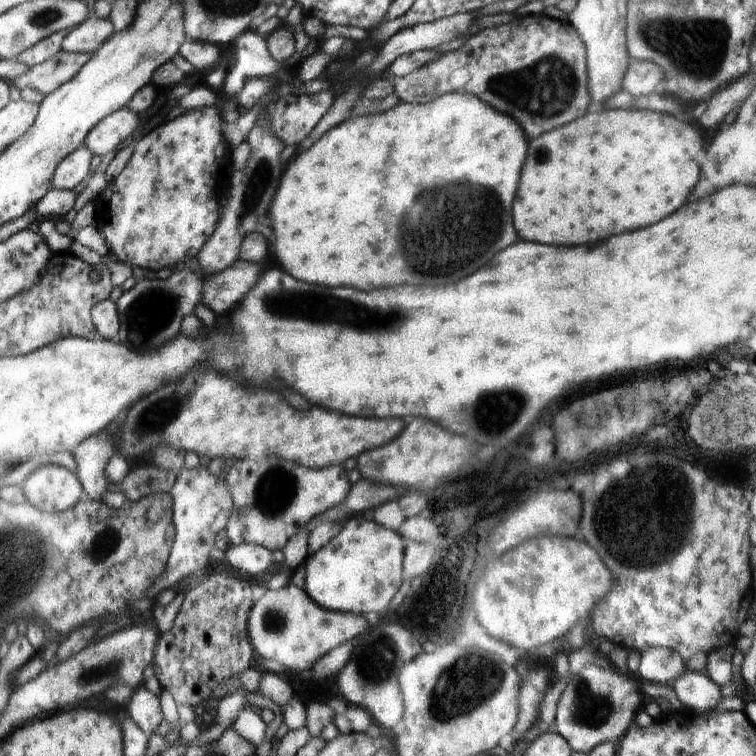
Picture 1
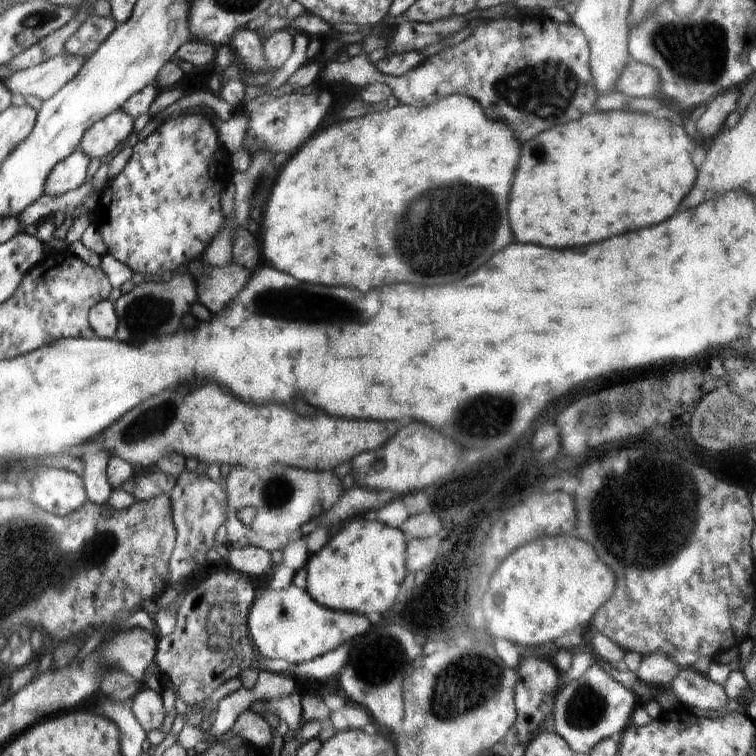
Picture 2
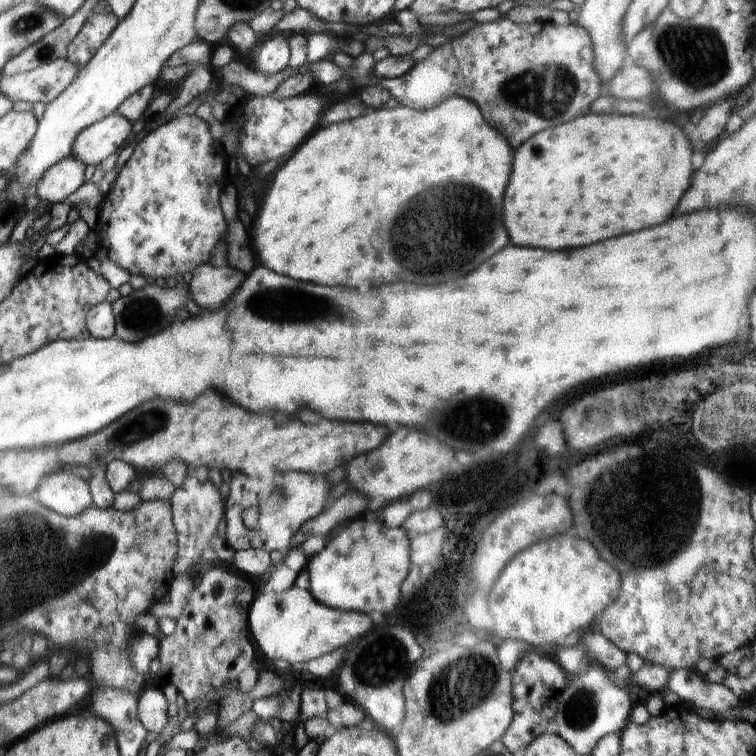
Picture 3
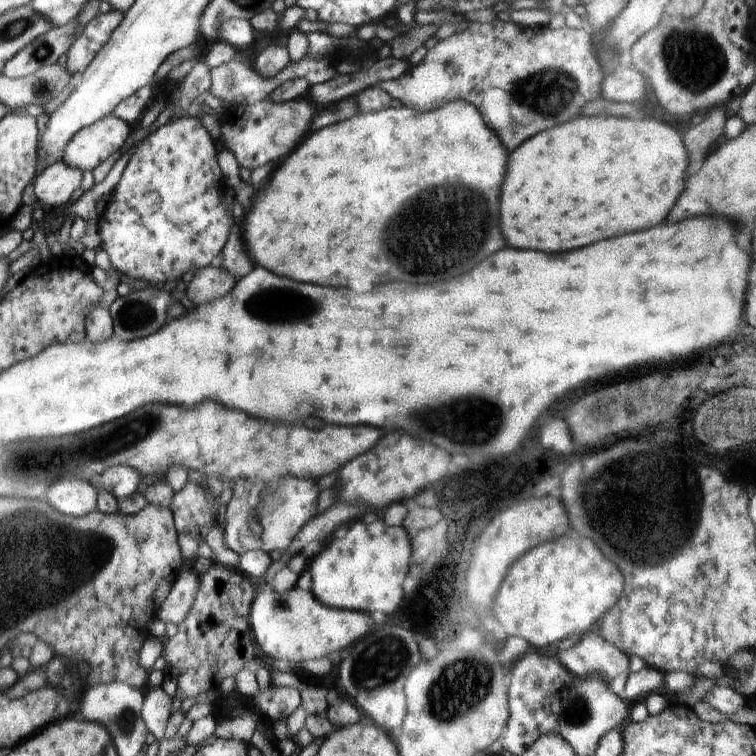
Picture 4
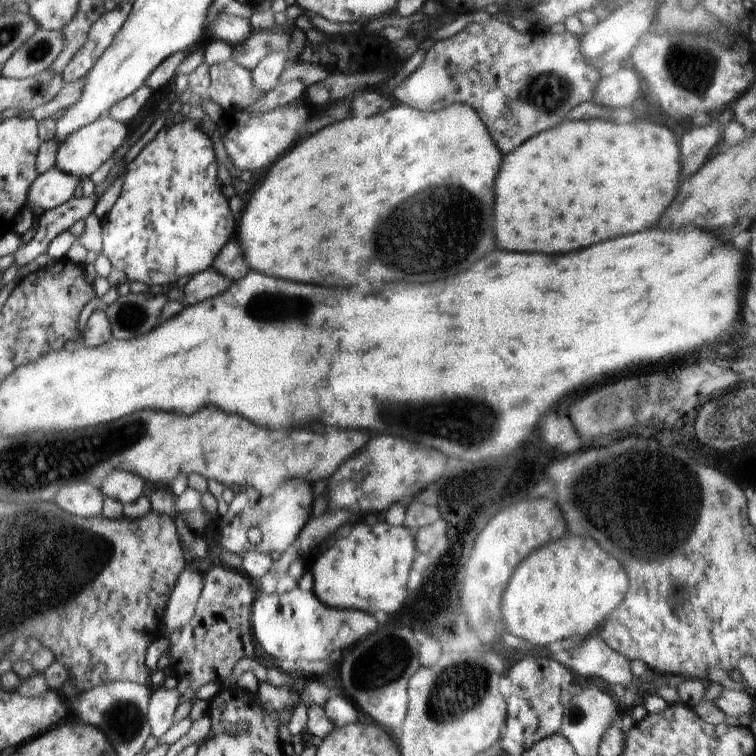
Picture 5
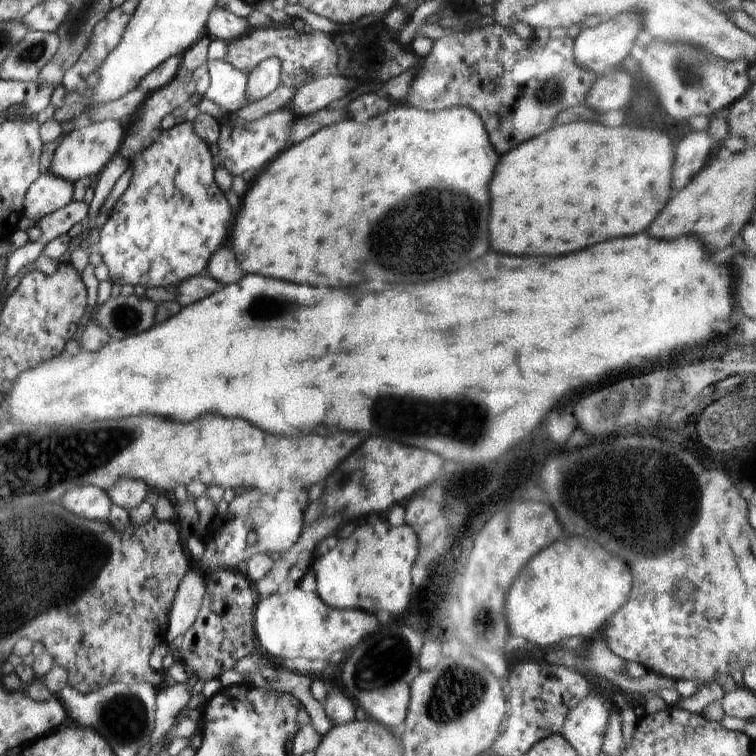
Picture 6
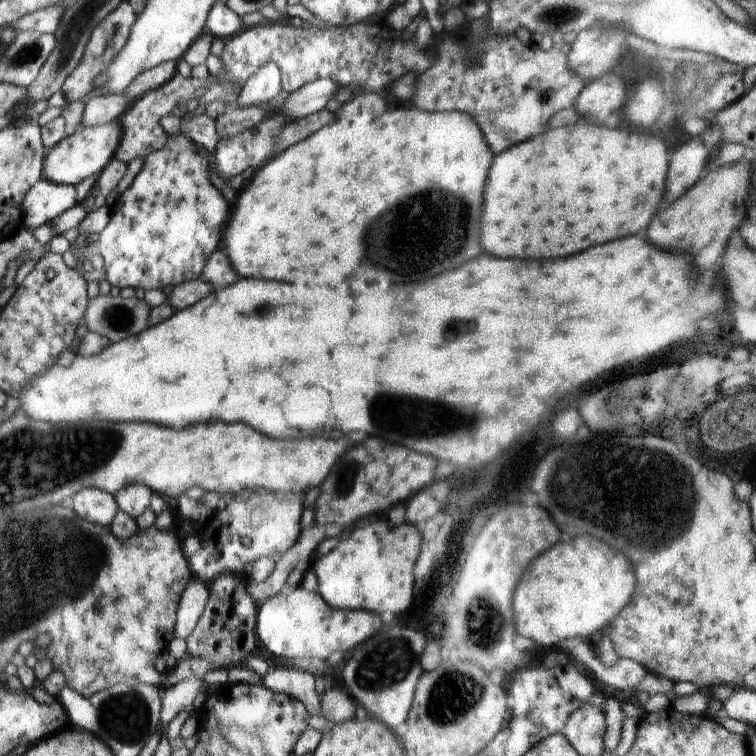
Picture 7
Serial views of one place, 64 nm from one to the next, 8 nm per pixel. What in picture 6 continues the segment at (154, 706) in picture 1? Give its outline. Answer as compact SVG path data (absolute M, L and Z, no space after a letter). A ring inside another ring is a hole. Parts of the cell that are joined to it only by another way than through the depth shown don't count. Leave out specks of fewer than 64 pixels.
M193 680L186 683L174 683L171 686L162 685L156 693L156 712L154 712L154 730L150 743L162 744L162 740L174 726L176 716L190 701L190 689Z

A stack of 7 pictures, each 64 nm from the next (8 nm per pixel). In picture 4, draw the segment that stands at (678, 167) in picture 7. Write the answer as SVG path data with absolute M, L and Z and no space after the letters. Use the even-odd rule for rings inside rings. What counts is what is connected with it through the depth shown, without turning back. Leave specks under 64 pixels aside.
M727 106L709 109L706 112L706 118L686 132L682 142L686 152L690 154L688 164L703 161L707 153L724 139L726 109Z

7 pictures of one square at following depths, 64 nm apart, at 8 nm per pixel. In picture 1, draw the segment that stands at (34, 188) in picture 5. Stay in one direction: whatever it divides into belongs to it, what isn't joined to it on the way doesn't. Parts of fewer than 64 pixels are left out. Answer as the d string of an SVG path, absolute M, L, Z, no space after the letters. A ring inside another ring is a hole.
M81 144L71 152L54 170L52 187L56 190L73 189L89 175L92 154L85 144Z

